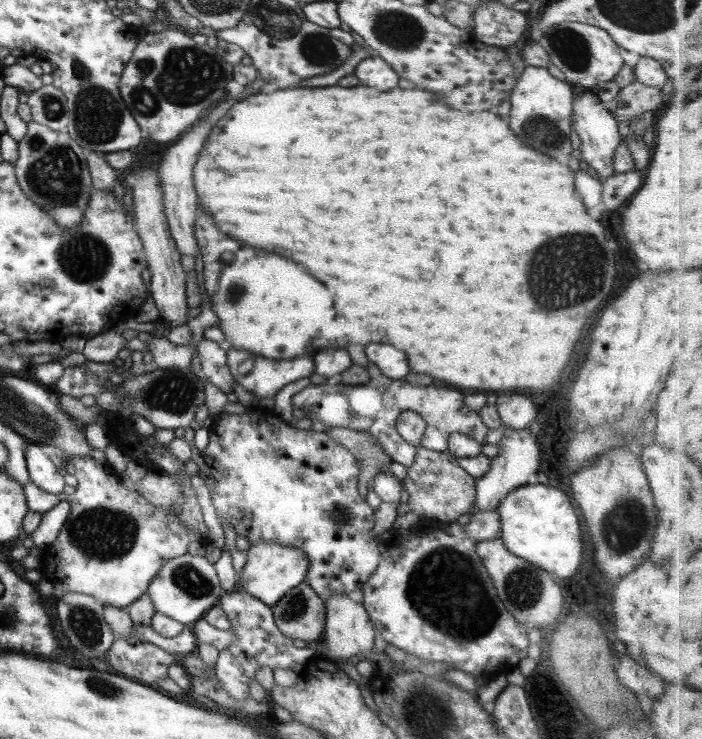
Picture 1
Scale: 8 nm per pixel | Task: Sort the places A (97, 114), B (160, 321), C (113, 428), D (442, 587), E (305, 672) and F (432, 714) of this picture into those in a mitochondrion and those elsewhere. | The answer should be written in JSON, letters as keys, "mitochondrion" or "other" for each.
{"A":"mitochondrion","B":"other","C":"other","D":"mitochondrion","E":"other","F":"mitochondrion"}

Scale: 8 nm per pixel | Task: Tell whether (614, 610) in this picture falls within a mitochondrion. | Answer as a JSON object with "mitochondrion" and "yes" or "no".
{"mitochondrion":"no"}

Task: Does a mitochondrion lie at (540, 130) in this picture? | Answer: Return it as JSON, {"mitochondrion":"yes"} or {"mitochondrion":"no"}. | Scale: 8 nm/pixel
{"mitochondrion":"yes"}

